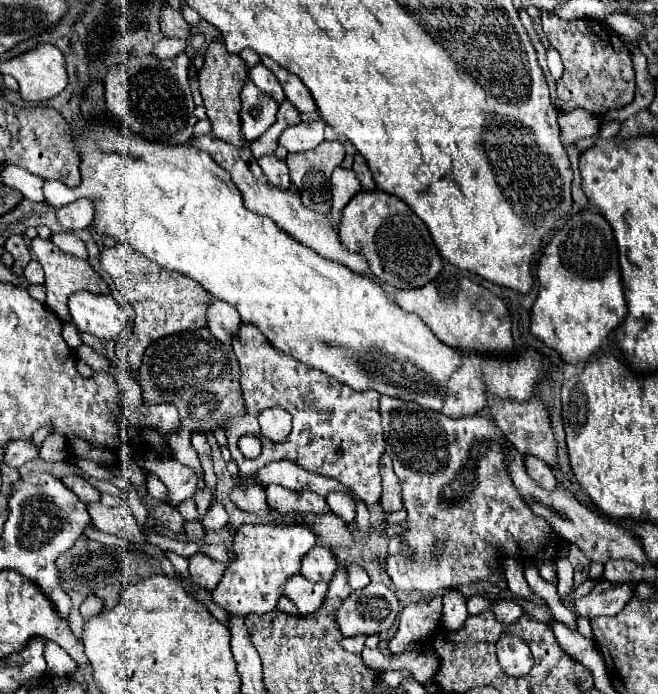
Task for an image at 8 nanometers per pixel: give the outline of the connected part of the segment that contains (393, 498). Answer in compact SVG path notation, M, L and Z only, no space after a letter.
M387 455L381 457L381 477L383 477L383 495L381 495L381 507L385 511L399 511L403 507L401 503L401 487L399 479L393 473L391 459Z

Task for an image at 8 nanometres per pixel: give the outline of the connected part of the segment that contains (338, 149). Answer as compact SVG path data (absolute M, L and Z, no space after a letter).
M323 141L319 147L305 153L289 153L287 167L291 183L301 191L305 207L317 213L329 213L331 193L329 177L345 157L345 149L339 141Z

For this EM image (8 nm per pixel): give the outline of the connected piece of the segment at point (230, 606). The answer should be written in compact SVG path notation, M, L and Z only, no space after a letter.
M243 525L237 529L237 535L233 539L233 551L237 553L237 561L225 569L223 579L219 585L211 591L213 601L221 605L227 613L235 615L249 615L249 613L267 613L273 611L279 597L283 595L283 581L291 575L299 575L301 559L305 553L315 545L315 535L309 527L303 525L287 525L287 527L273 527L273 525Z

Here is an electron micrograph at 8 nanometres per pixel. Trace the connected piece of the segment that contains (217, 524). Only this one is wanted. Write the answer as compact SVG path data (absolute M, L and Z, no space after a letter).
M213 501L211 507L207 509L207 513L205 513L205 517L203 517L201 523L203 523L203 529L205 531L219 531L219 529L223 529L229 523L229 515L223 509L221 503Z

